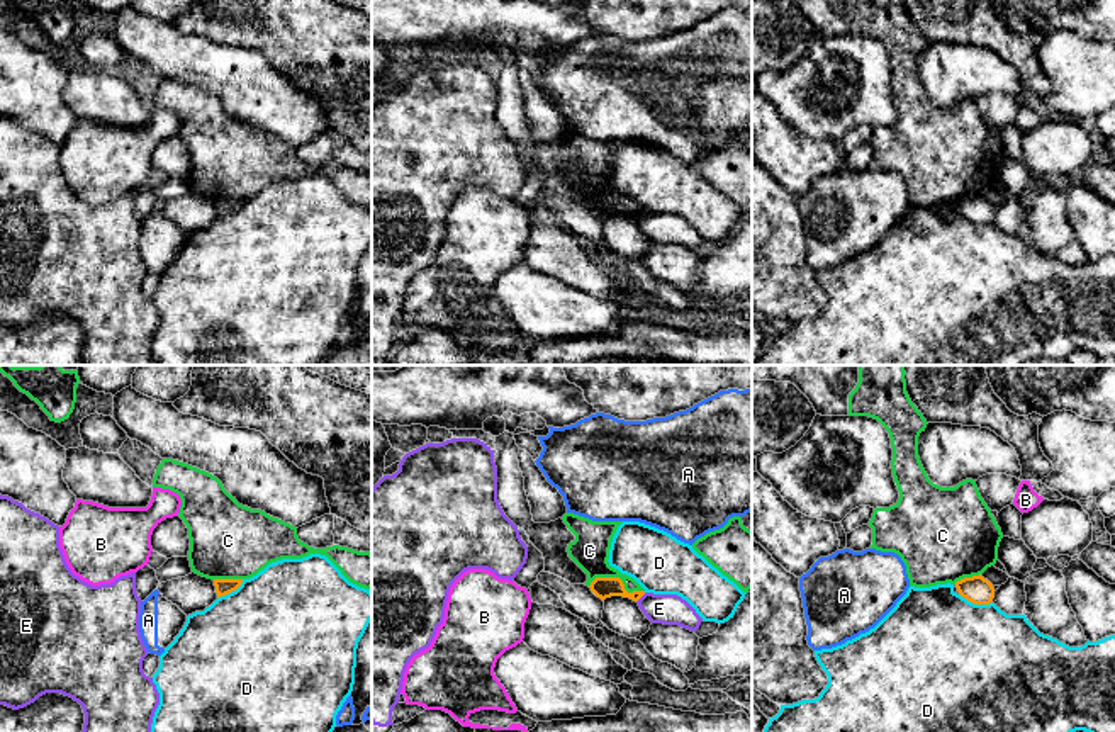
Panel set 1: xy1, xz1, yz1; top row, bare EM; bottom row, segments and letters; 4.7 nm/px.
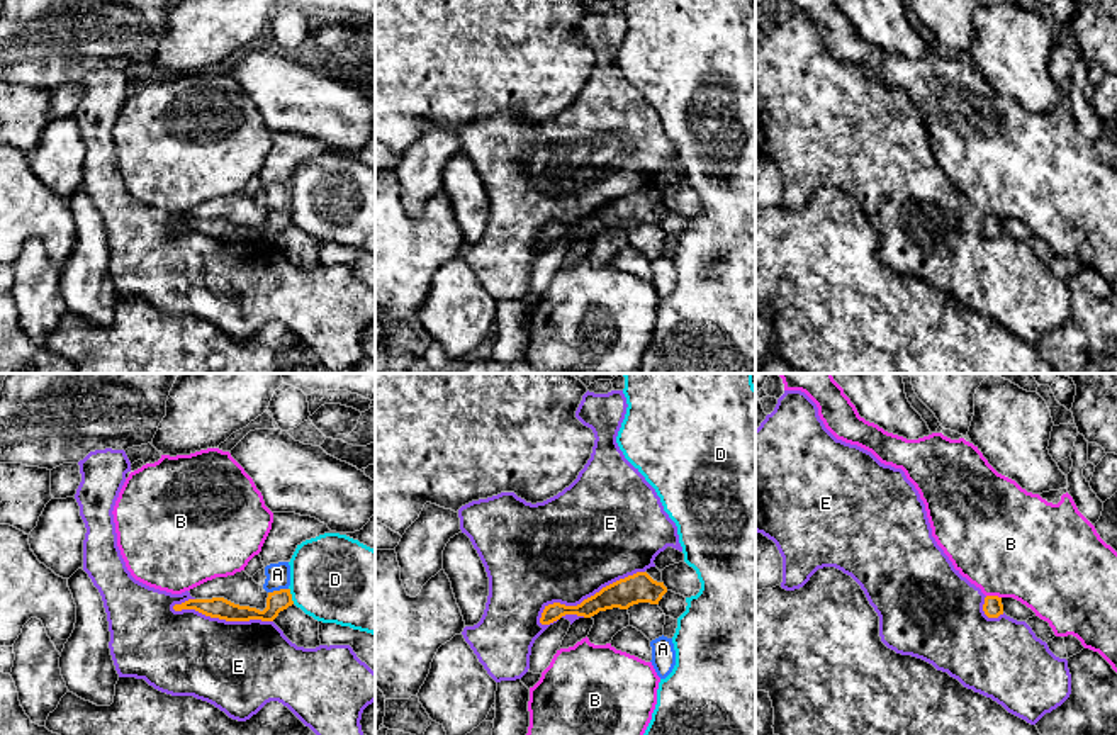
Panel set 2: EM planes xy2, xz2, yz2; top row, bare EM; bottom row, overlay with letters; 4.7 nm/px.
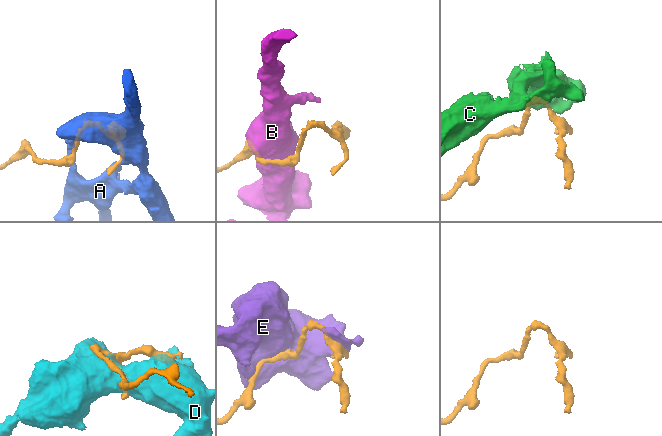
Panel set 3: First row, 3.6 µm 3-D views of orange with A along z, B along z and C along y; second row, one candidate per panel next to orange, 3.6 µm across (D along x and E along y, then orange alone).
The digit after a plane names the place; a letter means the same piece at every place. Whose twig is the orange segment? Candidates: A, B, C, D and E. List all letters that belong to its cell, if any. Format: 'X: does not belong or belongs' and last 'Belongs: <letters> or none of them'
A: does not belong
B: does not belong
C: does not belong
D: does not belong
E: belongs
Belongs: E

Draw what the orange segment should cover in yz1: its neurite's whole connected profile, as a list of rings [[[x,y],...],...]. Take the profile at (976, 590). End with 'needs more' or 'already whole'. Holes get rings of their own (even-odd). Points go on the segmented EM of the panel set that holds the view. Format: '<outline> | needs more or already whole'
[[[981,574],[957,581],[955,588],[962,598],[966,598],[967,601],[971,601],[974,605],[993,603],[995,588]]] | already whole

